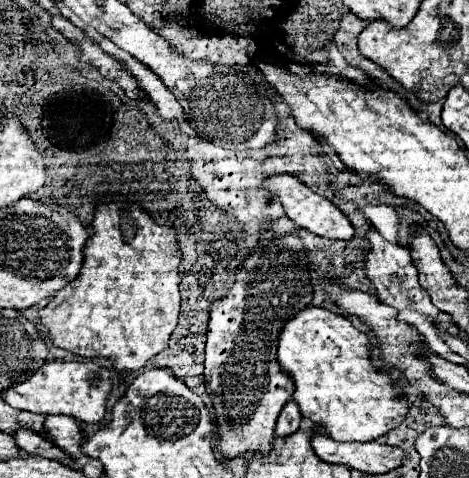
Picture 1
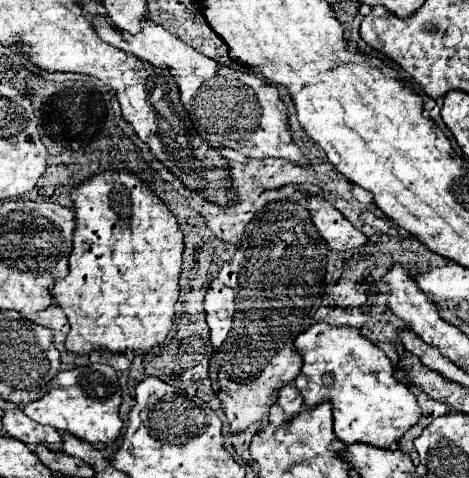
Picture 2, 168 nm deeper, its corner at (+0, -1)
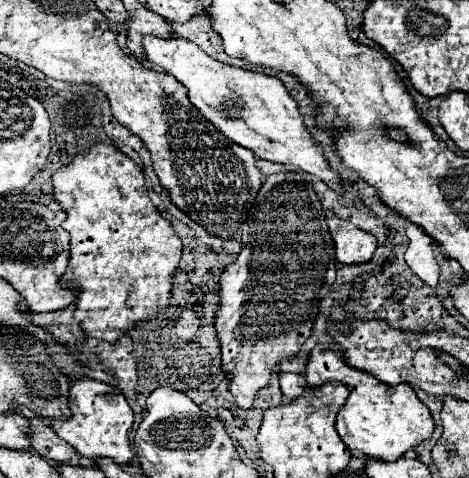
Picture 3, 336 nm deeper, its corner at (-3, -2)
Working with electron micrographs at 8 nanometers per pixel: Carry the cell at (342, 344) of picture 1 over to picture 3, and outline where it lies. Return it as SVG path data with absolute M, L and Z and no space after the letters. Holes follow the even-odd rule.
M315 346L305 366L305 380L313 390L325 382L343 382L349 388L345 408L341 408L337 416L337 432L353 454L393 462L401 458L409 448L415 448L419 442L431 436L435 422L429 414L429 408L417 398L411 386L387 386L381 380L375 380L373 374L363 370L359 372L343 360L345 358L341 350L323 350Z

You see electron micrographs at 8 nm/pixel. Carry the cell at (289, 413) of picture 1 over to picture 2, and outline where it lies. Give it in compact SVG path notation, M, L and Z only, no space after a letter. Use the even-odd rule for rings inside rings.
M288 383L286 387L280 389L280 393L278 393L278 403L280 403L280 407L284 409L286 417L292 417L292 415L296 415L296 413L302 411L304 399L300 397L300 391L296 389L296 385L290 385L290 383Z

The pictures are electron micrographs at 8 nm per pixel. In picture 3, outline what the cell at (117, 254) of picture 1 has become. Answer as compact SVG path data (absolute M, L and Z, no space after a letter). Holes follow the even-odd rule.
M95 144L85 154L75 156L69 166L63 166L53 174L53 186L55 200L67 212L63 228L71 234L69 270L63 274L61 286L75 294L77 308L73 318L81 324L85 336L117 342L131 328L155 318L171 304L173 274L179 266L183 248L181 238L153 204L153 194L145 184L141 166L115 146Z

